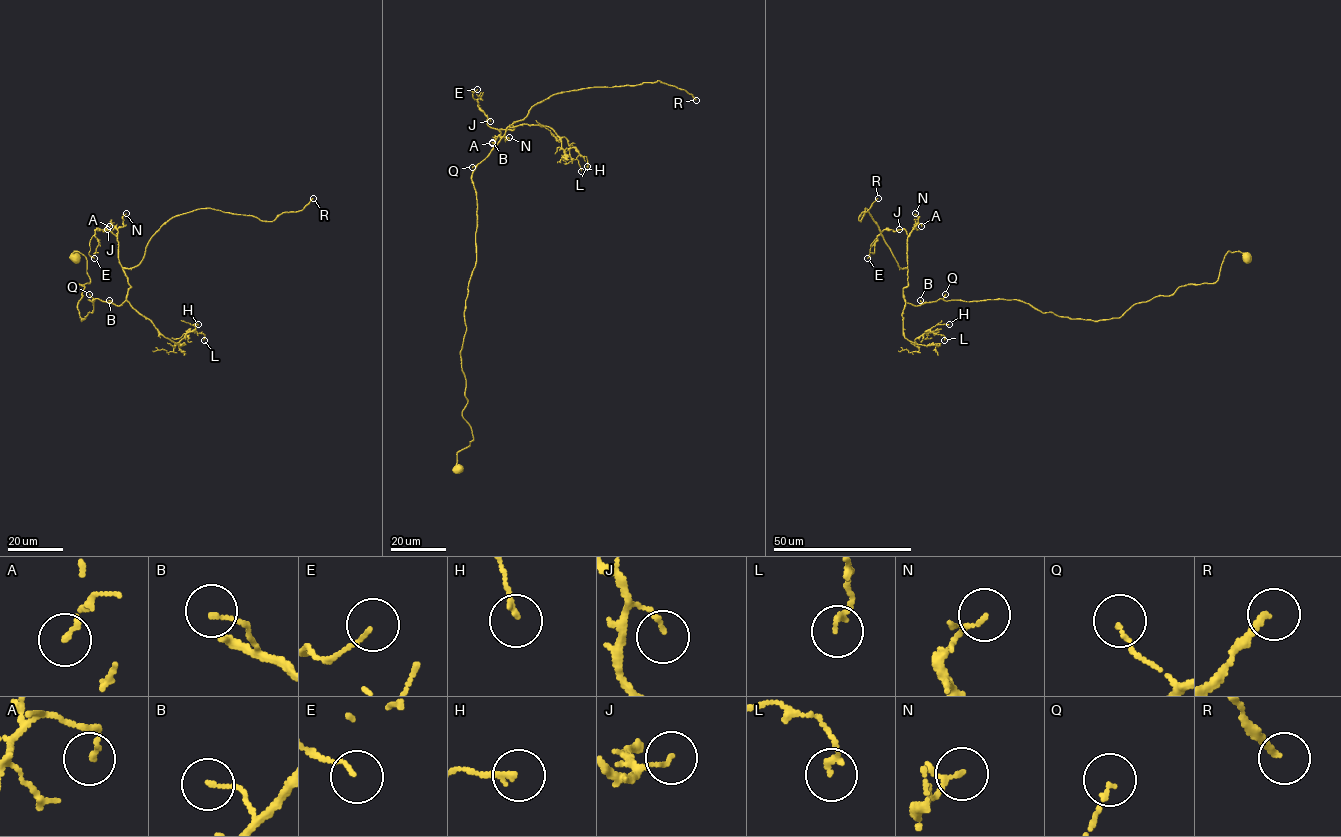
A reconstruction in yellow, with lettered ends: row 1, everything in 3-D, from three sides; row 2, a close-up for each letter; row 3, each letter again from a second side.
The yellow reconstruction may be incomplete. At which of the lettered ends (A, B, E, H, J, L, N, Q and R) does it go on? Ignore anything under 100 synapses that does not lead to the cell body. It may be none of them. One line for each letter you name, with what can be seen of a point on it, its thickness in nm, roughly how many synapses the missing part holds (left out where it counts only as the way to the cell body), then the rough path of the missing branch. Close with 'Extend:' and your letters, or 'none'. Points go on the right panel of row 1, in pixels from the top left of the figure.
R: place (878, 198); calibre 180 nm; 120 synapses; course (878, 198), (935, 109), (983, 84), (1001, 64), (1032, 2)
Extend: R

